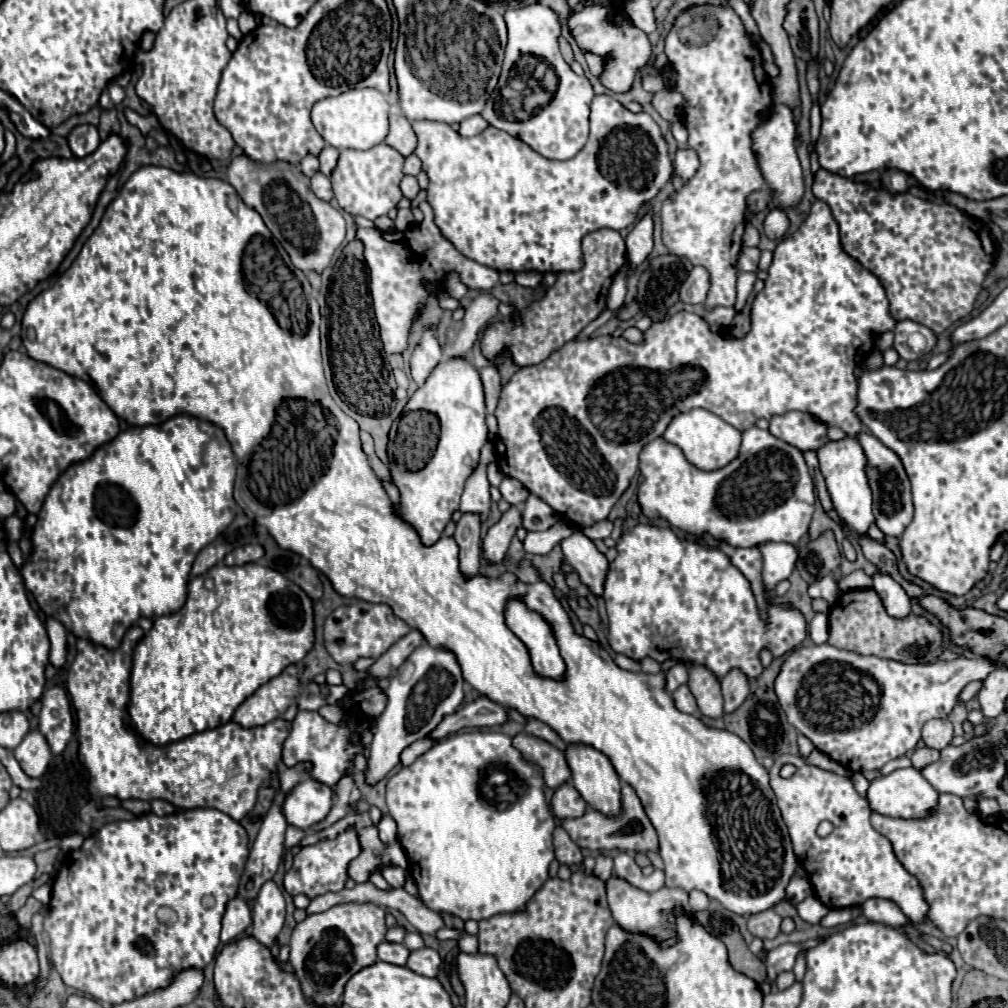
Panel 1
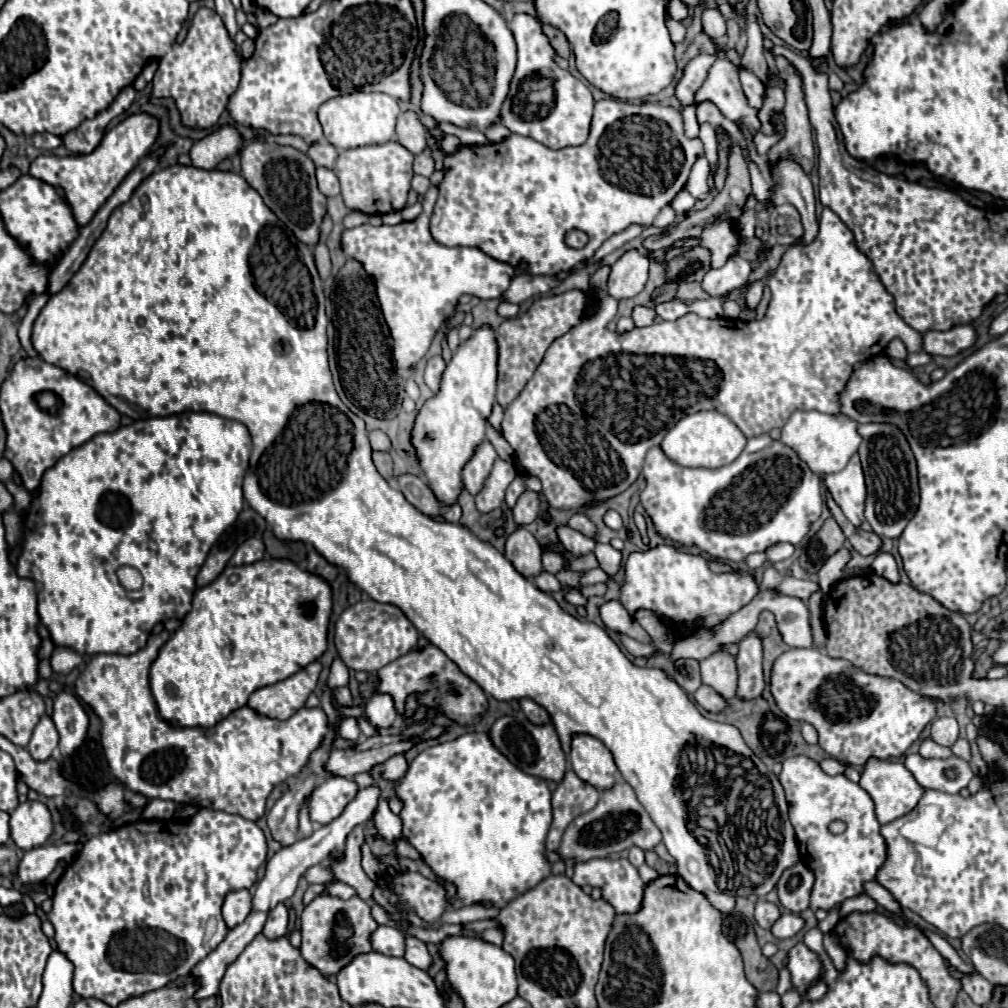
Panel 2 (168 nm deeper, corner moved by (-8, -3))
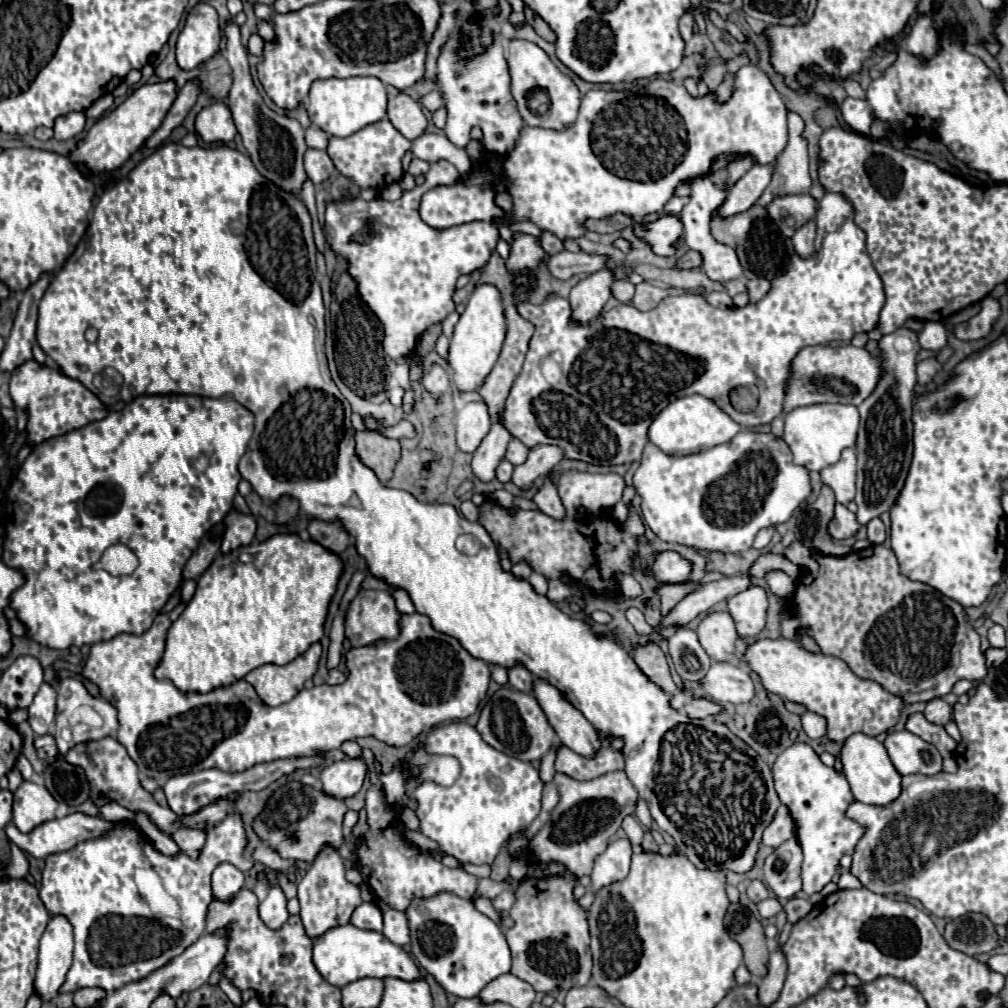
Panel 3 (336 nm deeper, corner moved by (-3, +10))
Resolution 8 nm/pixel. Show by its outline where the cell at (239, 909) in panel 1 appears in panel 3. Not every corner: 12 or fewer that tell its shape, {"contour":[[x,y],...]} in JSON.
{"contour":[[221,863],[213,871],[213,897],[231,903],[245,885],[237,867]]}

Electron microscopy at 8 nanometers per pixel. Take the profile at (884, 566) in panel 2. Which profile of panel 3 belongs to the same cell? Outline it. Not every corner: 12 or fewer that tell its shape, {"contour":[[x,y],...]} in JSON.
{"contour":[[879,517],[869,521],[869,543],[883,545],[887,533]]}

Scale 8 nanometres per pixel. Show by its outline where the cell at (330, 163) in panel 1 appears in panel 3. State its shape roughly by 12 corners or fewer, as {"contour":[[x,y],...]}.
{"contour":[[319,127],[305,129],[305,141],[311,149],[325,149],[329,135]]}

